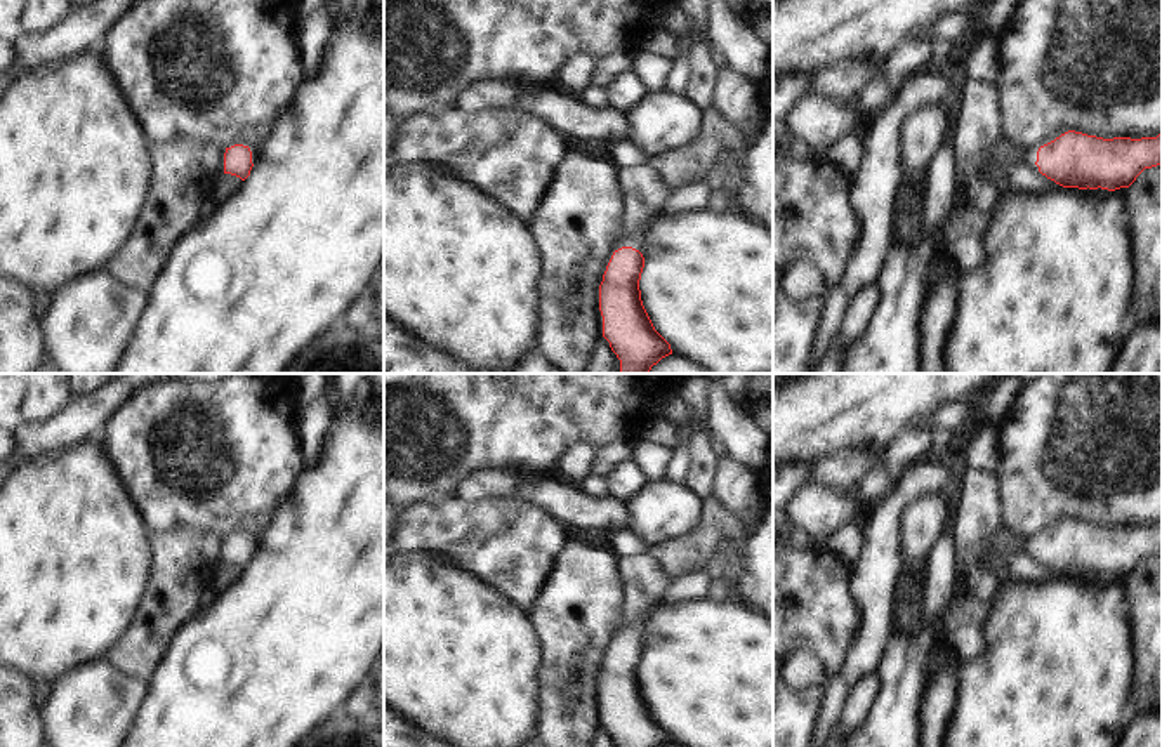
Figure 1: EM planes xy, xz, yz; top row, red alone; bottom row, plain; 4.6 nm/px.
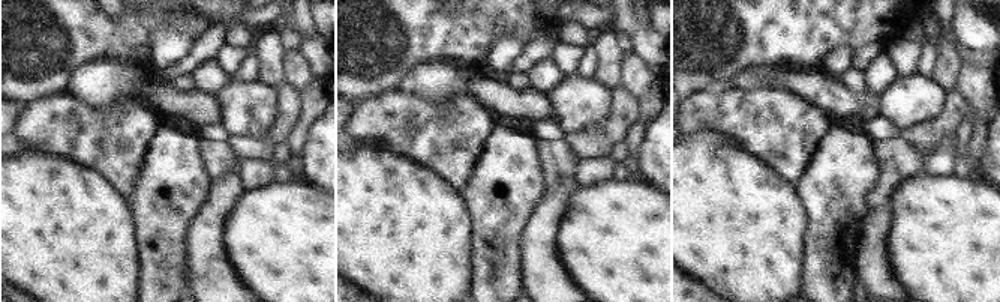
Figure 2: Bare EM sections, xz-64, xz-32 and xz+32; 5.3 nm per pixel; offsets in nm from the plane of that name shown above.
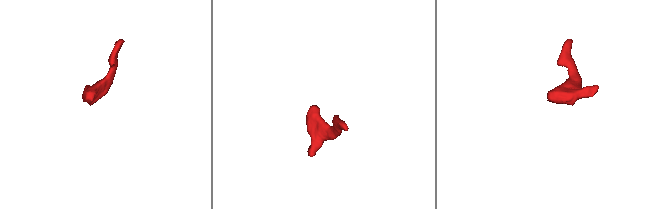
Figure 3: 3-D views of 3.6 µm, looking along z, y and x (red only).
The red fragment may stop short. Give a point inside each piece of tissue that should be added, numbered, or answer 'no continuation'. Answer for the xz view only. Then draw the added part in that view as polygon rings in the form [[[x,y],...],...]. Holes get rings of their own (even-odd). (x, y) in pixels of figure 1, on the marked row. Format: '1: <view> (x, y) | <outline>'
1: xz (638, 240) | [[[660,214],[655,215],[655,217],[651,217],[651,219],[644,224],[643,229],[639,229],[637,233],[632,233],[632,236],[631,236],[629,247],[639,250],[639,252],[643,254],[643,257],[644,257],[644,247],[646,247],[646,241],[648,241],[648,235],[650,235],[650,231],[657,226],[658,217],[660,217]]]

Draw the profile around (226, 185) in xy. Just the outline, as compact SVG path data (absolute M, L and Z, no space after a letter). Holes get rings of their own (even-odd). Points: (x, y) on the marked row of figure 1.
M221 174L214 184L212 200L219 205L229 200L240 188L243 181L231 174Z

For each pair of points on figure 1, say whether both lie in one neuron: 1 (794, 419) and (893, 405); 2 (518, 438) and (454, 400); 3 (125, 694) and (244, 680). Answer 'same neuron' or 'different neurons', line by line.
1: same neuron
2: same neuron
3: different neurons

